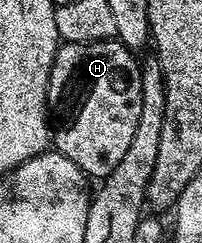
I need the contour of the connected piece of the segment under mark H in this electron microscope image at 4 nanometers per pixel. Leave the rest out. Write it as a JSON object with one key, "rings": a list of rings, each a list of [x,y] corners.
{"rings":[[[118,39],[109,41],[68,41],[60,44],[59,50],[55,53],[53,59],[53,67],[49,75],[49,83],[47,84],[47,108],[50,113],[50,128],[53,130],[53,149],[54,152],[65,155],[65,159],[73,159],[73,163],[77,163],[77,167],[81,167],[81,171],[86,173],[88,178],[102,179],[109,175],[109,171],[113,171],[113,167],[117,167],[117,163],[121,163],[125,151],[129,148],[129,143],[133,143],[133,131],[137,131],[137,119],[141,119],[141,65],[137,60],[136,54],[132,50],[126,49]]]}

